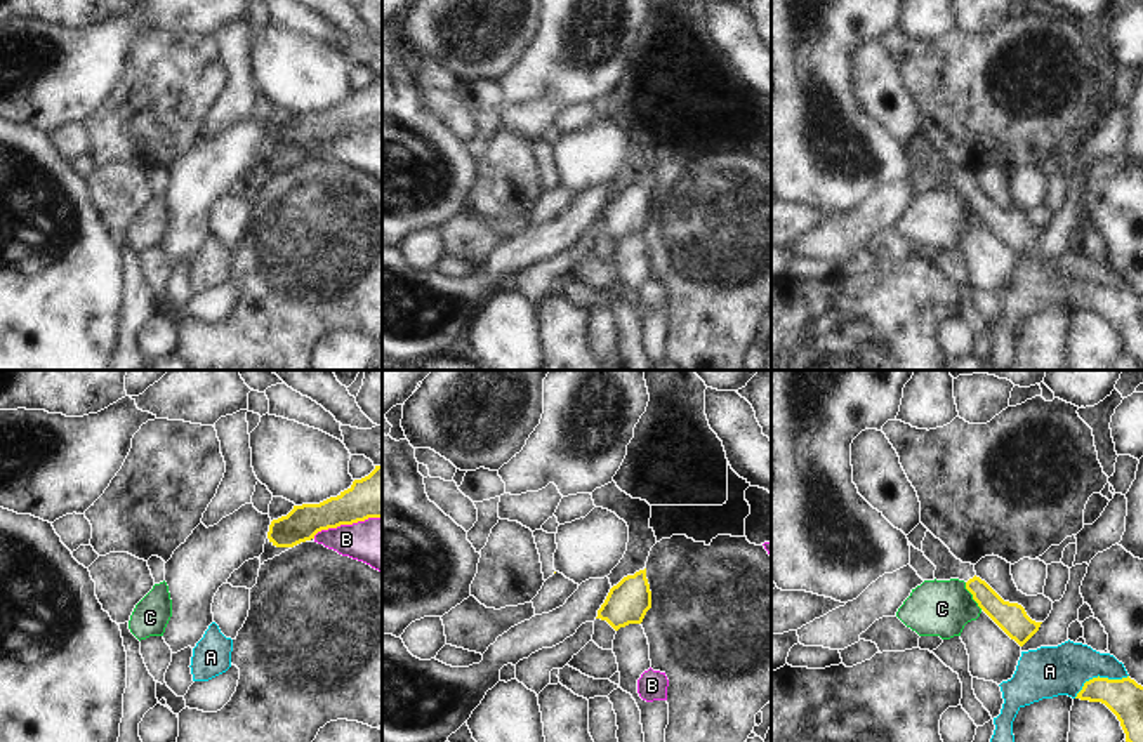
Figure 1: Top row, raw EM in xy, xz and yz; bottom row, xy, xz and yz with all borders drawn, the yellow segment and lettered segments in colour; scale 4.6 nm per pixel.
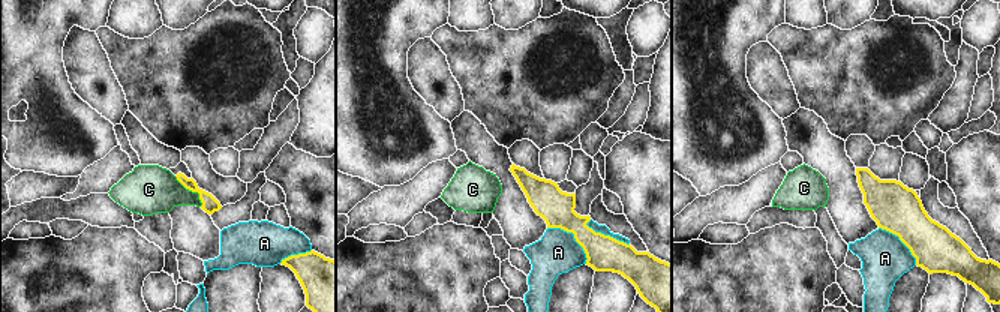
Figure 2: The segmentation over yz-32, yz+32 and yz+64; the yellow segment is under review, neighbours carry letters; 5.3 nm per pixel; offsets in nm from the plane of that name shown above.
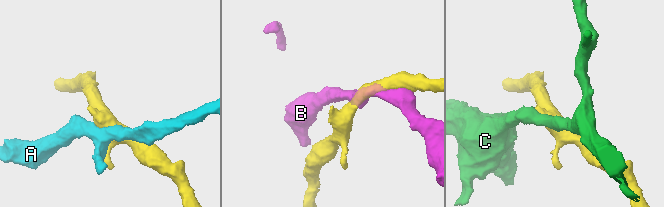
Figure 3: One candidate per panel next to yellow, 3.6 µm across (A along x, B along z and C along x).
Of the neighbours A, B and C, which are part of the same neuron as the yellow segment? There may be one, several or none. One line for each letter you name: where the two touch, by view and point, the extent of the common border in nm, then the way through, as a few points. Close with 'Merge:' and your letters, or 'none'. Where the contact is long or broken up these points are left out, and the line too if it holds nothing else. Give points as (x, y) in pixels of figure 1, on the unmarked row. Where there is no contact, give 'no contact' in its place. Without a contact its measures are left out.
Merge: none

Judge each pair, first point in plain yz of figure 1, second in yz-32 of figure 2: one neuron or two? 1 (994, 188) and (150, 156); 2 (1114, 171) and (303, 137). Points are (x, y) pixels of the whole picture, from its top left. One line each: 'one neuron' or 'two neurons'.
1: two neurons
2: two neurons

